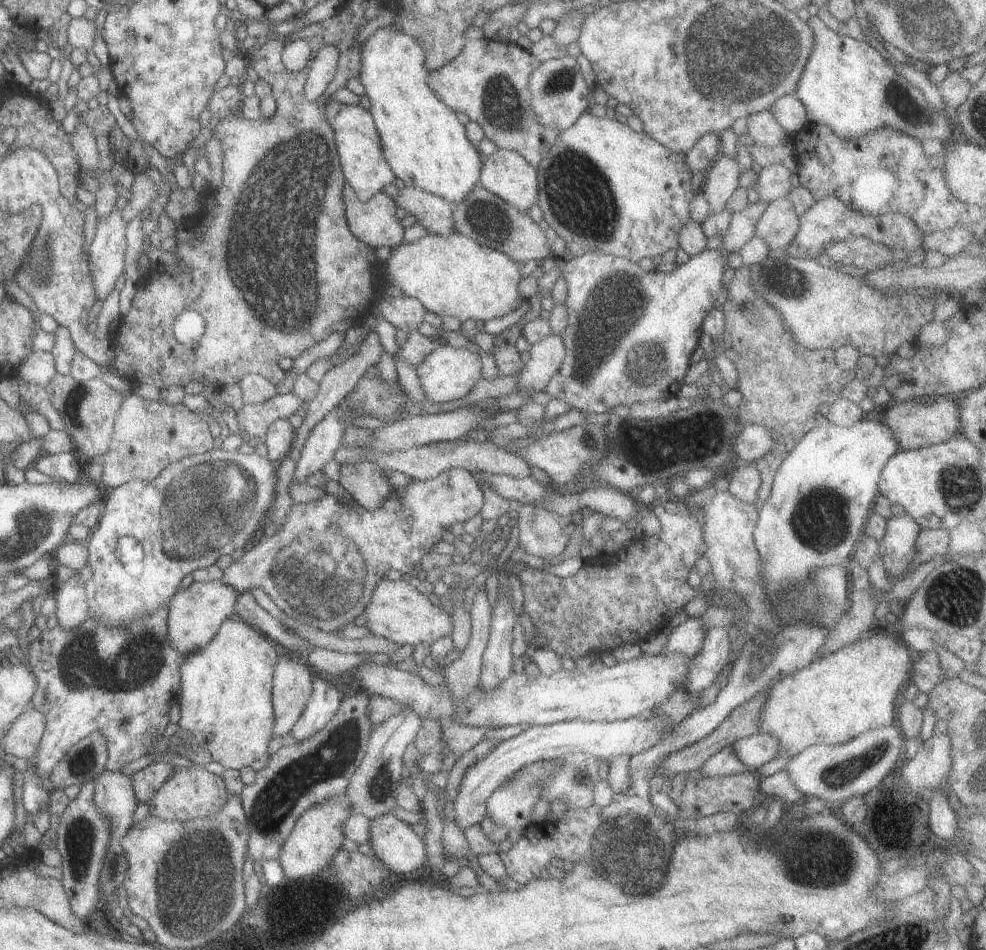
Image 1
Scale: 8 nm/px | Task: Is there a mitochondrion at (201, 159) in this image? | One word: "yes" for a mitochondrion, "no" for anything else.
no

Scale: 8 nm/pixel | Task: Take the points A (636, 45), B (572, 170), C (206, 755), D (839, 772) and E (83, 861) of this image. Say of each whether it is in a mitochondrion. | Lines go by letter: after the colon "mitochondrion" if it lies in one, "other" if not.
A: other
B: mitochondrion
C: other
D: mitochondrion
E: mitochondrion

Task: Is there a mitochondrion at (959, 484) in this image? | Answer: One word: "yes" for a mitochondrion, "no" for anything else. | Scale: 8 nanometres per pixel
yes

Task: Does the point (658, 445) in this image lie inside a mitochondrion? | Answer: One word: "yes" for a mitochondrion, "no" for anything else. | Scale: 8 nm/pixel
yes

